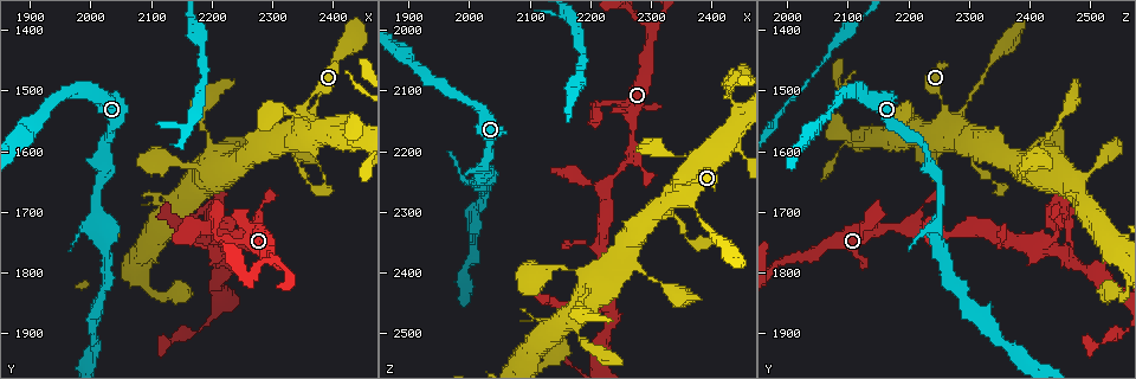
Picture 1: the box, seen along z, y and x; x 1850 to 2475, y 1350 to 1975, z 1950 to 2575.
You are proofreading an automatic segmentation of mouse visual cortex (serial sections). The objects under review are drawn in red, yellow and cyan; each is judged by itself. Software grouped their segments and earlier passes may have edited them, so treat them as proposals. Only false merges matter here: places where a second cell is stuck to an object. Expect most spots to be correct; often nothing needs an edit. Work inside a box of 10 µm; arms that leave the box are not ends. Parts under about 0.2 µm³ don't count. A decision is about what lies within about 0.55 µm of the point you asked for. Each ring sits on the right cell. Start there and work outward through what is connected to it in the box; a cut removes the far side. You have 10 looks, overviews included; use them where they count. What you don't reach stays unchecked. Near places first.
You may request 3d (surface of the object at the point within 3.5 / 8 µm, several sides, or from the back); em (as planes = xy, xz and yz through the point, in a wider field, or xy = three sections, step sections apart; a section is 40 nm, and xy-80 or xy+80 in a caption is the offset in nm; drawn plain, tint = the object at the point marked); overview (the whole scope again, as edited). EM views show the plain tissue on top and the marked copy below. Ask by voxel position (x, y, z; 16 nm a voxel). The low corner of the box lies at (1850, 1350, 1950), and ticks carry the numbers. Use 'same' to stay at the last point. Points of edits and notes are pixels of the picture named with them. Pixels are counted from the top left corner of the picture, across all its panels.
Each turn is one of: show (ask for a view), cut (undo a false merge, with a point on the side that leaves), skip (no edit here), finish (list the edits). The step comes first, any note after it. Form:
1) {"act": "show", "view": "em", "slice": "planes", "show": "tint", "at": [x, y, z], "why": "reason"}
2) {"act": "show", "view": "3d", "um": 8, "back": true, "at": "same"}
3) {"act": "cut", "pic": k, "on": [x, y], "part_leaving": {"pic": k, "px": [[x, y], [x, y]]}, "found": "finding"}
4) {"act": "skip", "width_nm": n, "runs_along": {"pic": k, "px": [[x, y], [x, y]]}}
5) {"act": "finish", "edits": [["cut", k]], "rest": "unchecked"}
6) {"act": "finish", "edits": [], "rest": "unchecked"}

{"act": "show", "view": "3d", "um": 3.5, "at": [2030, 1745, 2250], "why": "calibre changes"}

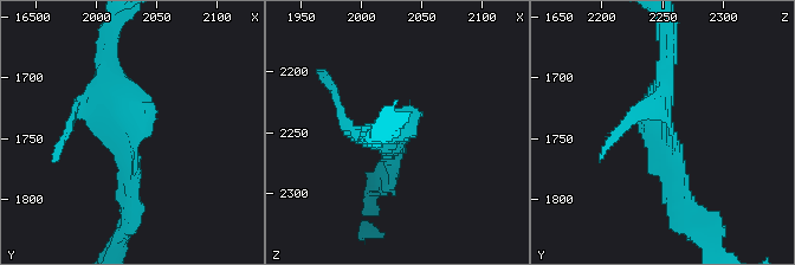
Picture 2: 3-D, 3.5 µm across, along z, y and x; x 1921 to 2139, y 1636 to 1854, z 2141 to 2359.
{"act": "show", "view": "em", "slice": "xy", "step": 1, "show": "tint", "at": [2028, 1746, 2250], "why": "need the tissue"}

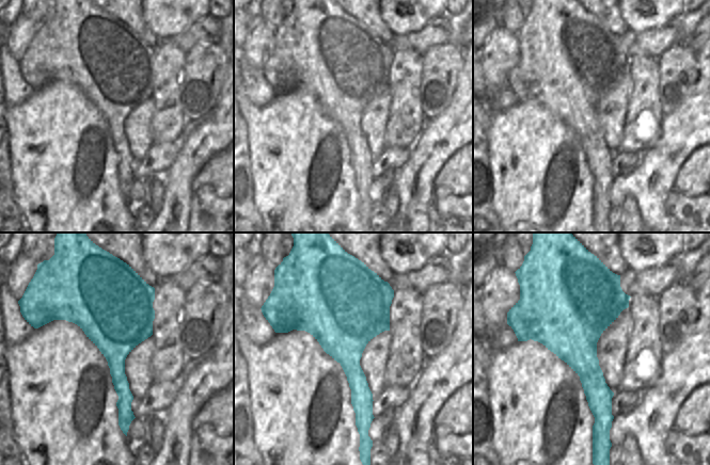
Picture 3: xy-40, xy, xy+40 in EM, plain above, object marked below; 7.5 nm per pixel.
{"act": "skip", "runs_along": {"pic": 2, "px": [[109, 63], [130, 110], [130, 212]]}, "found": "continuous, no second cell"}

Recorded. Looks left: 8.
{"act": "show", "view": "3d", "um": 3.5, "at": [2270, 1720, 2175], "why": "sudden change in width"}

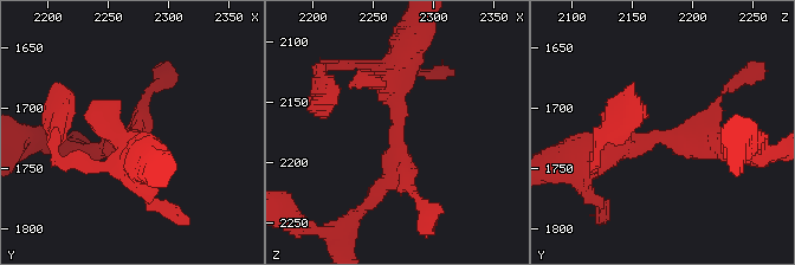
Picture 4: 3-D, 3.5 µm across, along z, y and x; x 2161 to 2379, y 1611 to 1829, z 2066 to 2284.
{"act": "show", "view": "em", "slice": "xy", "step": 3, "show": "tint", "at": [2272, 1724, 2176], "why": "now the EM"}

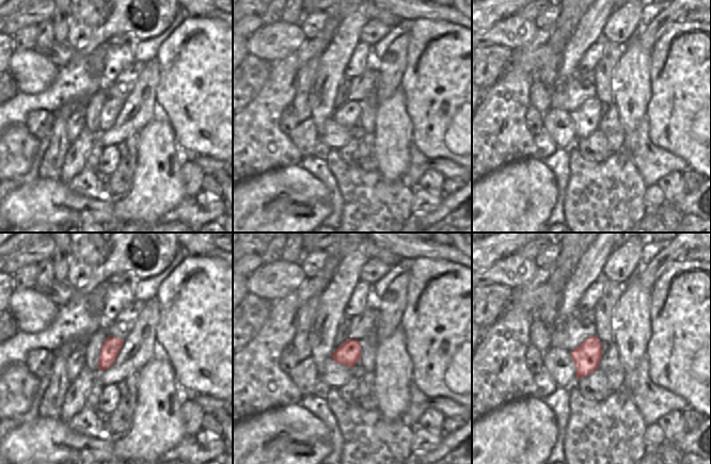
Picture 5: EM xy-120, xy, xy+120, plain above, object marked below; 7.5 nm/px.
{"act": "skip", "width_nm": 180, "runs_along": {"pic": 4, "px": [[406, 60], [399, 161], [369, 200]]}, "found": "one cell here"}

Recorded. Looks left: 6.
{"act": "show", "view": "3d", "um": 3.5, "at": [2295, 1775, 2000], "why": "branch point"}

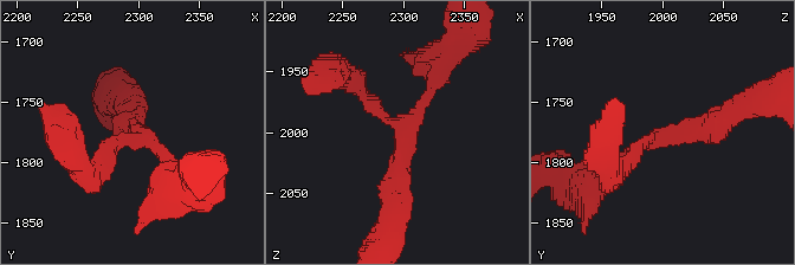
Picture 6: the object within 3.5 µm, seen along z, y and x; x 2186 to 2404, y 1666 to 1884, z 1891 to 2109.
{"act": "show", "view": "em", "slice": "xy", "step": 3, "show": "tint", "at": [2298, 1780, 1998], "arms": 3, "arm_widths_nm": [200, 200, 350]}

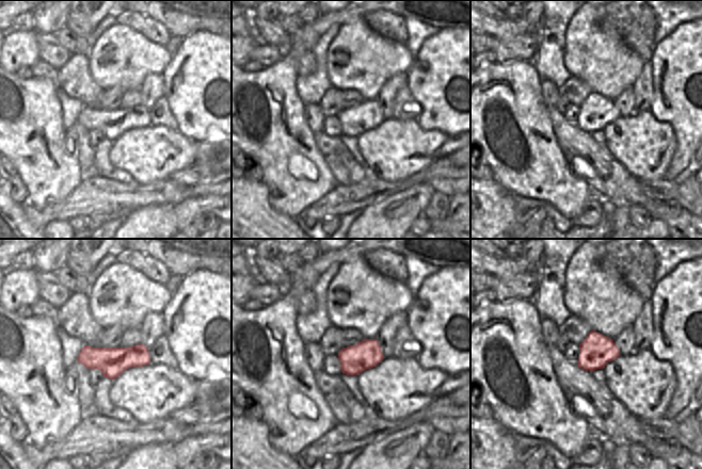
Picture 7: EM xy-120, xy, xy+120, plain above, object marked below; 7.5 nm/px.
{"act": "skip", "runs_along": {"pic": 6, "px": [[730, 114], [703, 131], [652, 139], [612, 172]]}, "found": "all the same cell"}

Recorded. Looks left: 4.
{"act": "show", "view": "3d", "um": 3.5, "at": [2365, 1550, 2275], "why": "sharp bend"}

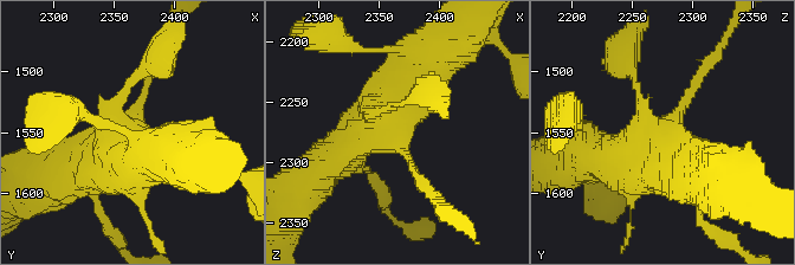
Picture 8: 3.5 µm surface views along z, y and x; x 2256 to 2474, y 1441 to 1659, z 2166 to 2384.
{"act": "show", "view": "em", "slice": "xy", "step": 1, "show": "tint", "at": [2366, 1546, 2278]}

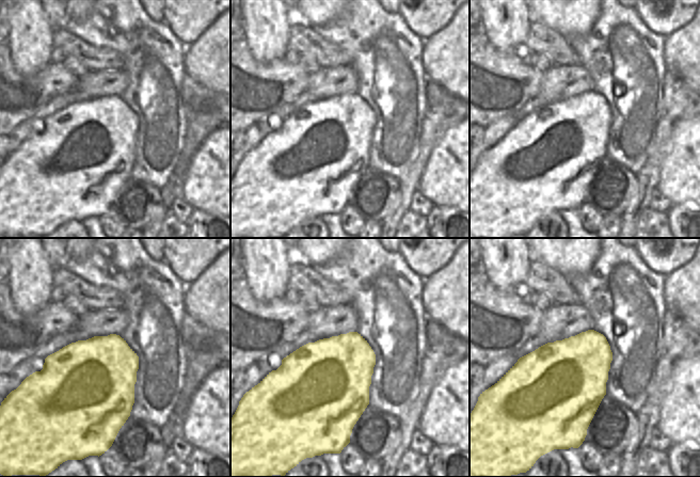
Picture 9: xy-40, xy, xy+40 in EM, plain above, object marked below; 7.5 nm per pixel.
{"act": "skip", "runs_along": {"pic": 8, "px": [[135, 77], [114, 105], [117, 146], [59, 175]]}, "found": "continuous, no second cell"}

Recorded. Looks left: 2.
{"act": "finish", "edits": [], "rest": "unchecked"}

